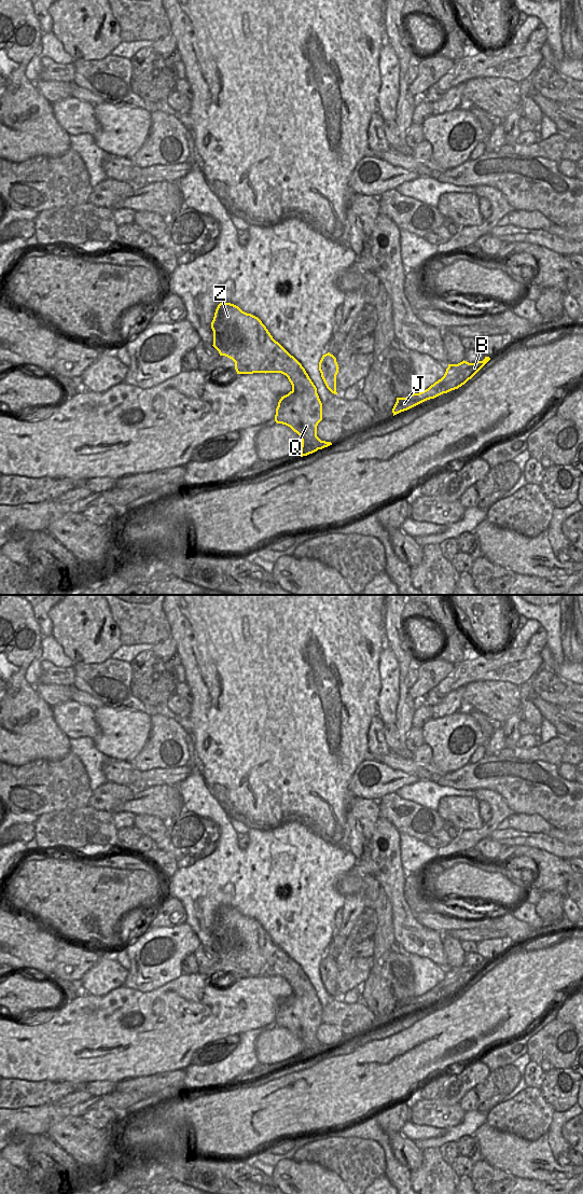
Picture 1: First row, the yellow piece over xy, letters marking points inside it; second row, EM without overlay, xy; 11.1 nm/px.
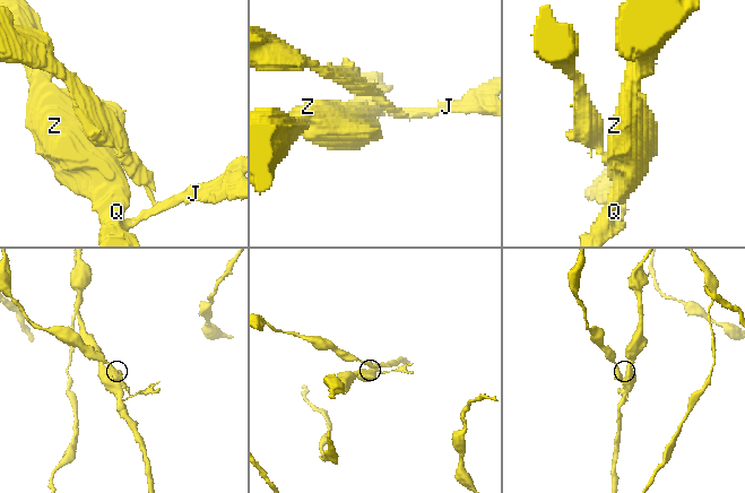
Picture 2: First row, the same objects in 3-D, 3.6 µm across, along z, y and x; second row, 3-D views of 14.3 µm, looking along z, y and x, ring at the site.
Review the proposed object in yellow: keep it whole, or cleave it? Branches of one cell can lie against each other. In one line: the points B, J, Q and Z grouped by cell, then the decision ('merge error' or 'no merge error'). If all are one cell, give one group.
groups B J / Q Z; merge error

